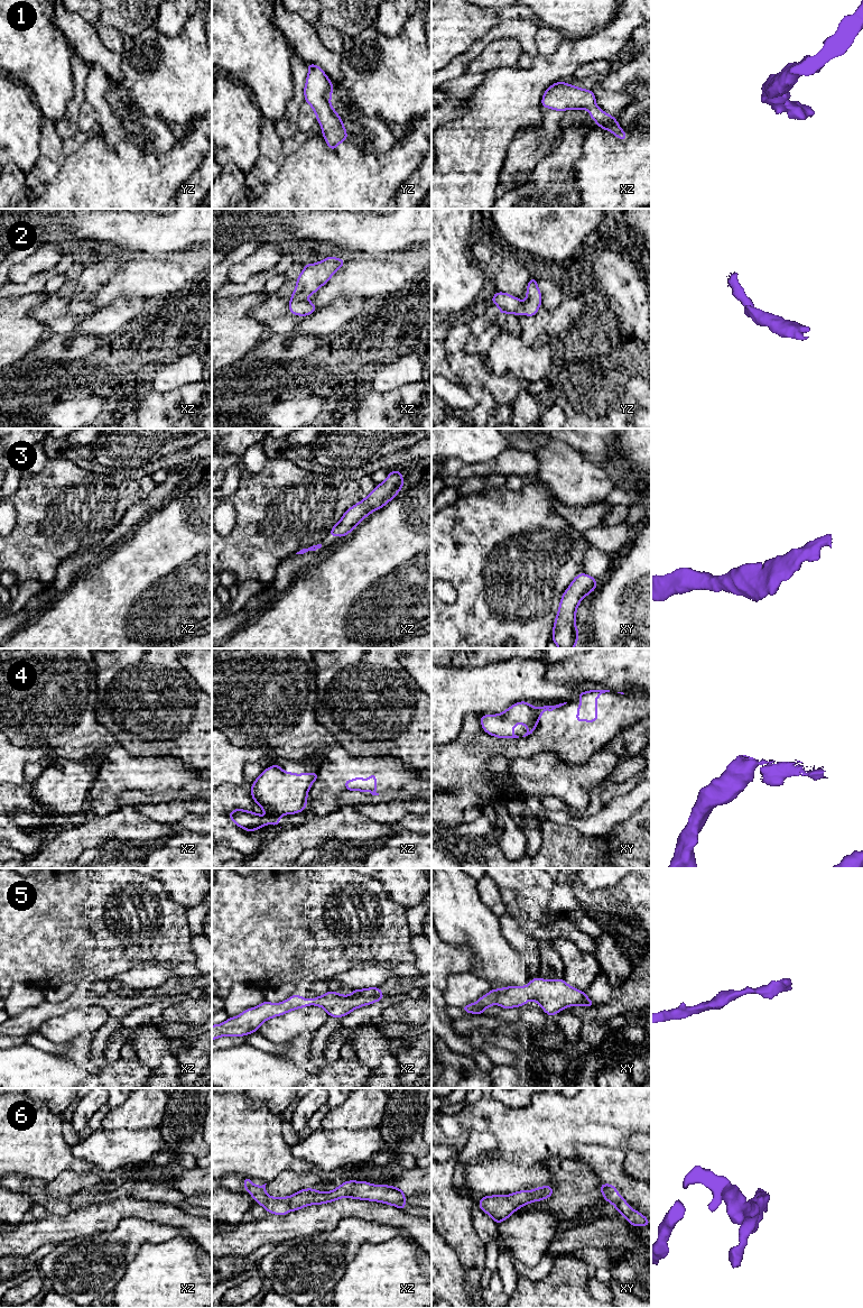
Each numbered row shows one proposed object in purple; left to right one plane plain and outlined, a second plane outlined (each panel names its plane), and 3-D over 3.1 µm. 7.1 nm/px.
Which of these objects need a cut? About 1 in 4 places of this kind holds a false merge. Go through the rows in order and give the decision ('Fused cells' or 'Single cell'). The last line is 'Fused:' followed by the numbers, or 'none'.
1: Single cell
2: Single cell
3: Single cell
4: Fused cells
5: Single cell
6: Single cell
Fused: 4

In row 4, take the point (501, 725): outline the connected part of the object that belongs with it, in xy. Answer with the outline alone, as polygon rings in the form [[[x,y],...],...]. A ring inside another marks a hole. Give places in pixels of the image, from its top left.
[[[520,701],[501,713],[483,715],[480,717],[480,721],[485,733],[498,738],[519,738],[512,733],[512,729],[517,724],[522,724],[528,728],[522,736],[526,737],[537,727],[536,708],[526,701]]]

